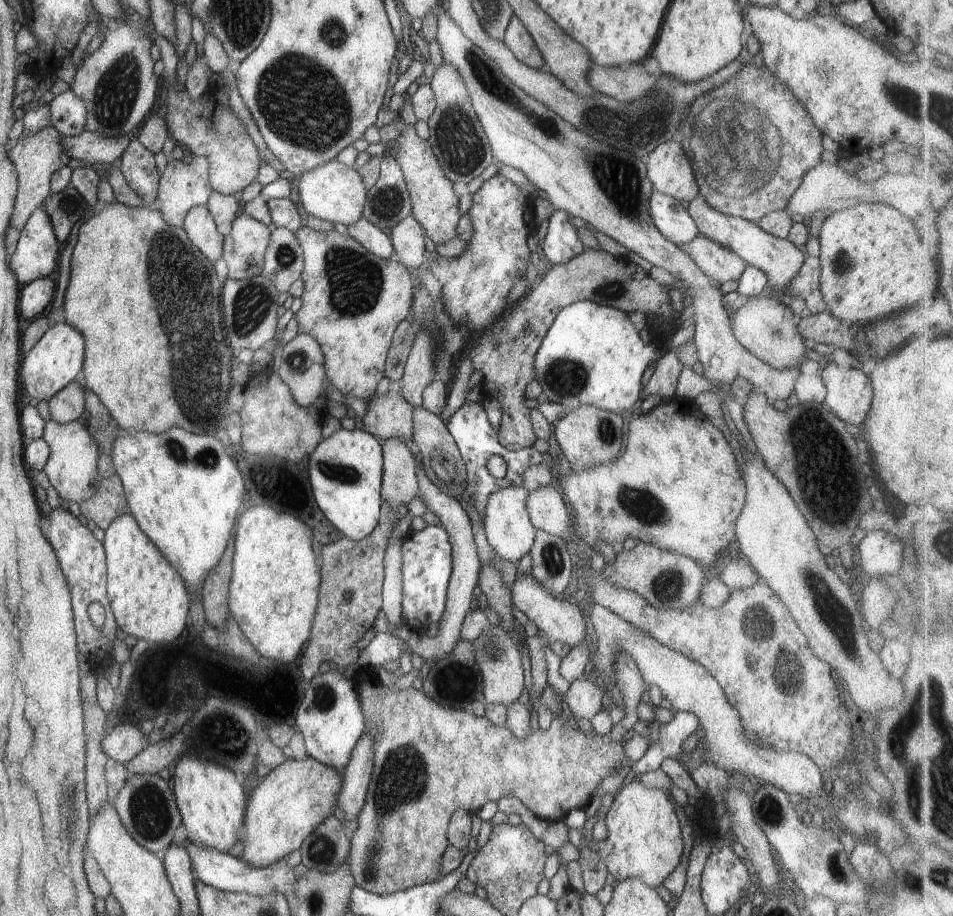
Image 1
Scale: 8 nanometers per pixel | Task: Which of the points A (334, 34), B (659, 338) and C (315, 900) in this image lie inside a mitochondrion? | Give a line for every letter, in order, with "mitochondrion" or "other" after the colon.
A: mitochondrion
B: other
C: mitochondrion

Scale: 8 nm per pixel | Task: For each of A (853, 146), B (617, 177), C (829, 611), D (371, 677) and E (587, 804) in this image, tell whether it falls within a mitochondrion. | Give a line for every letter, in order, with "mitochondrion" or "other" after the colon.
A: other
B: mitochondrion
C: mitochondrion
D: other
E: other

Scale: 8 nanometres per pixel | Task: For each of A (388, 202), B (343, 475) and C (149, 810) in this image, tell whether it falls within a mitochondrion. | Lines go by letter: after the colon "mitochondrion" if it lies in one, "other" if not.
A: mitochondrion
B: mitochondrion
C: mitochondrion

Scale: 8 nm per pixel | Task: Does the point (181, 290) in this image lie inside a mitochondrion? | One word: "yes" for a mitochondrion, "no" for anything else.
yes

